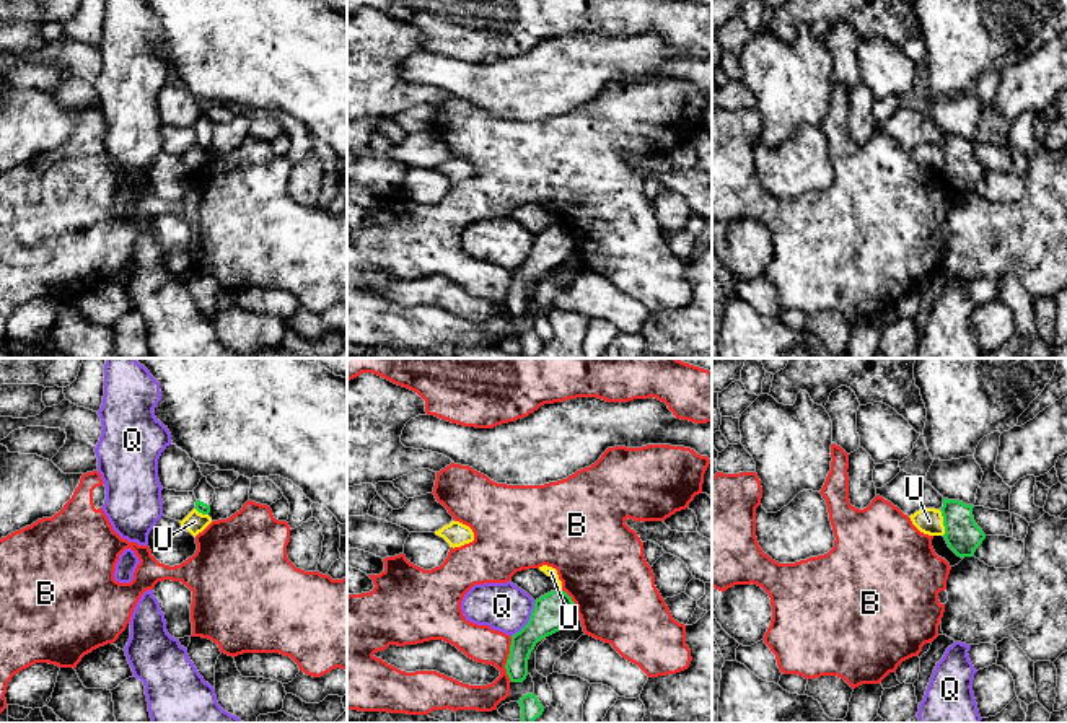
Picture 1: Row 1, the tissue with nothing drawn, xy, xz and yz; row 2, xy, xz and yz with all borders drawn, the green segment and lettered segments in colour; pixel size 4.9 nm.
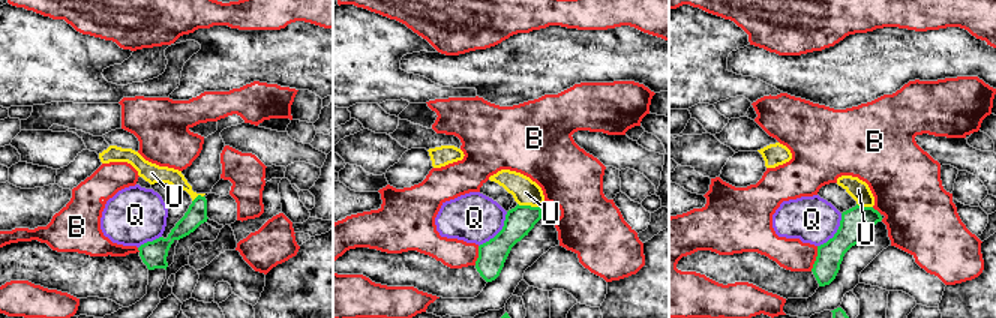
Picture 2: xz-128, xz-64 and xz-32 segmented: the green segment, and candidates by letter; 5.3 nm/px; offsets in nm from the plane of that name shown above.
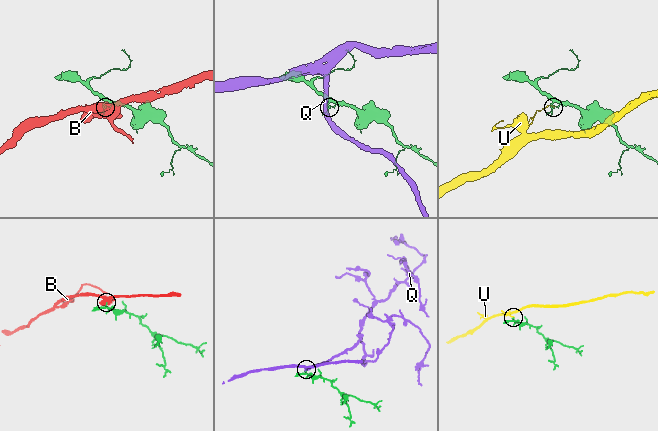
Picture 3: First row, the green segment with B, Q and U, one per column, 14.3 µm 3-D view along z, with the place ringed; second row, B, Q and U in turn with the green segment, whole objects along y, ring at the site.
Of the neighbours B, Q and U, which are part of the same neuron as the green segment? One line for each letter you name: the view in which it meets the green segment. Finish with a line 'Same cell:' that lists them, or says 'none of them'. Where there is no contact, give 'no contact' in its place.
Same cell: none of them

